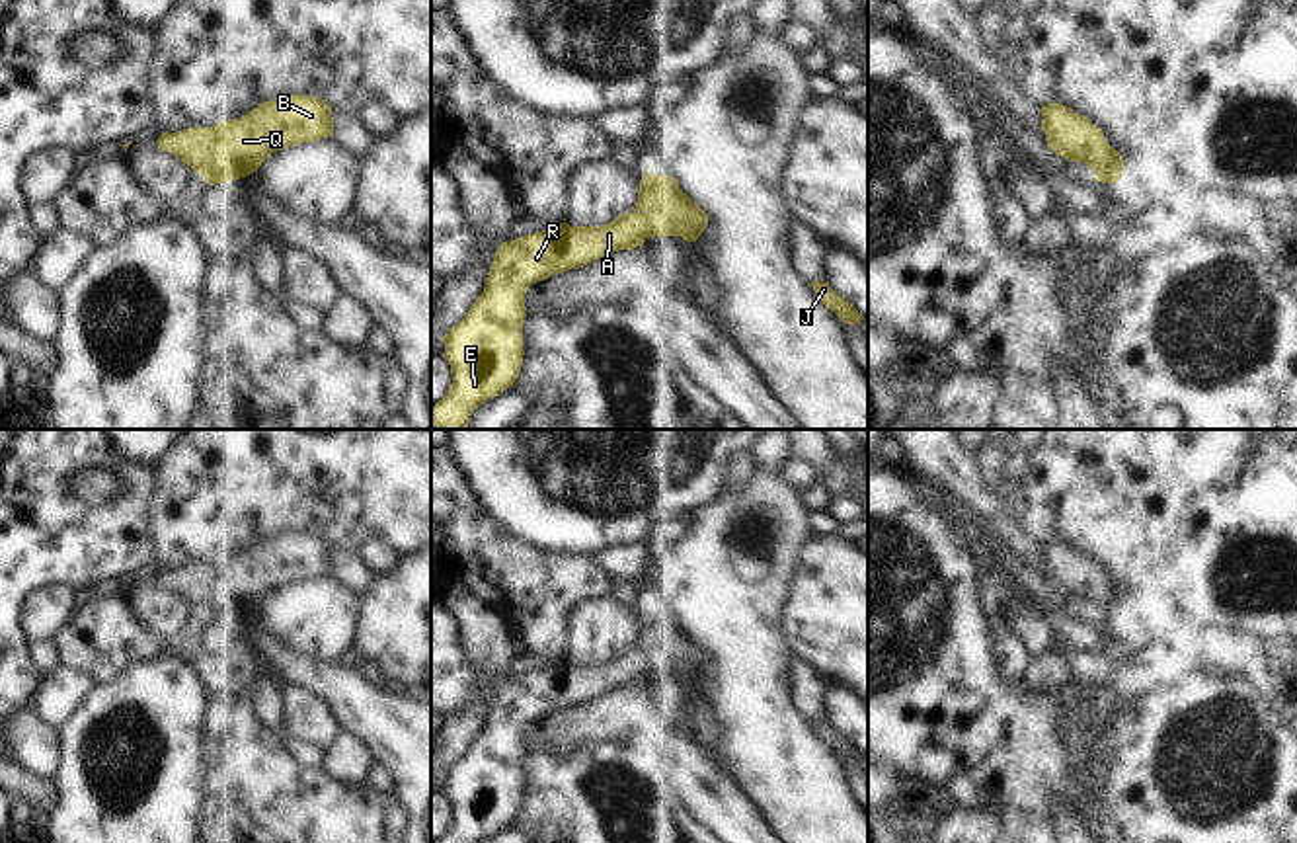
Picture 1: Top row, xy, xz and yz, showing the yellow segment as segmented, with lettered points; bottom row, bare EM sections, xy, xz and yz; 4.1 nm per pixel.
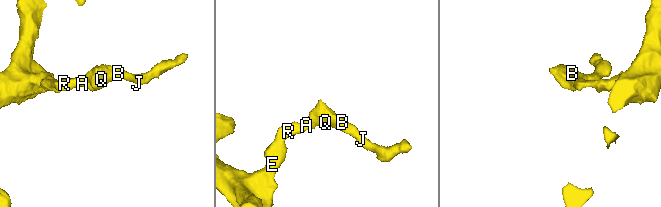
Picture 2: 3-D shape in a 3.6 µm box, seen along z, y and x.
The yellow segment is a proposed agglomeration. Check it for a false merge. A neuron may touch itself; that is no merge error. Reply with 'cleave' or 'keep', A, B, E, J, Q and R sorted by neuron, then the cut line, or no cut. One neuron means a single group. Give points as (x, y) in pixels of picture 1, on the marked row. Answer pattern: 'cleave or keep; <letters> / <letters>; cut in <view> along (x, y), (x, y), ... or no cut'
keep; A B E J Q R; no cut

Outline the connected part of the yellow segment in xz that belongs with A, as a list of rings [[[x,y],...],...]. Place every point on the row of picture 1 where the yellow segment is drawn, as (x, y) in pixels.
[[[646,172],[636,209],[601,226],[570,226],[558,222],[550,230],[525,234],[503,242],[486,277],[486,287],[466,316],[445,336],[443,357],[451,365],[452,384],[447,396],[431,406],[431,429],[468,429],[474,410],[511,388],[523,365],[523,324],[527,289],[568,269],[579,269],[607,254],[634,250],[648,238],[681,236],[696,242],[708,224],[708,215],[679,187],[673,176]]]

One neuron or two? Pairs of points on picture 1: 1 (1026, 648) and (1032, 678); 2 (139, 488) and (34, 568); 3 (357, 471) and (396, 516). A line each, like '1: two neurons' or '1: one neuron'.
1: two neurons
2: one neuron
3: one neuron

